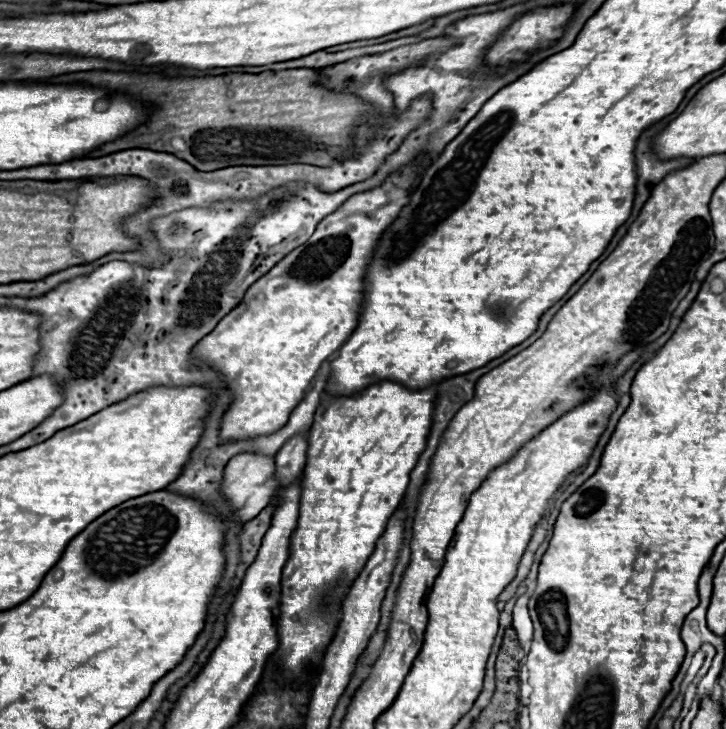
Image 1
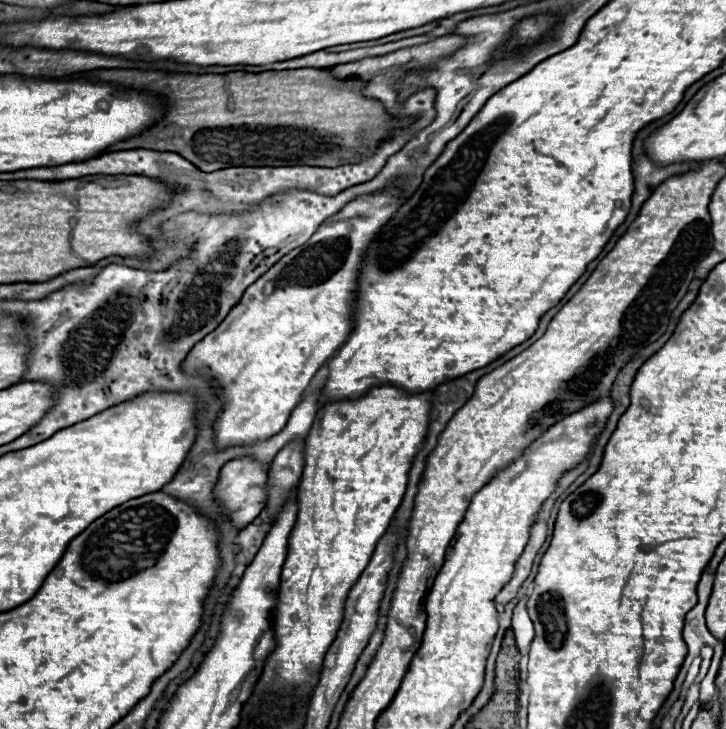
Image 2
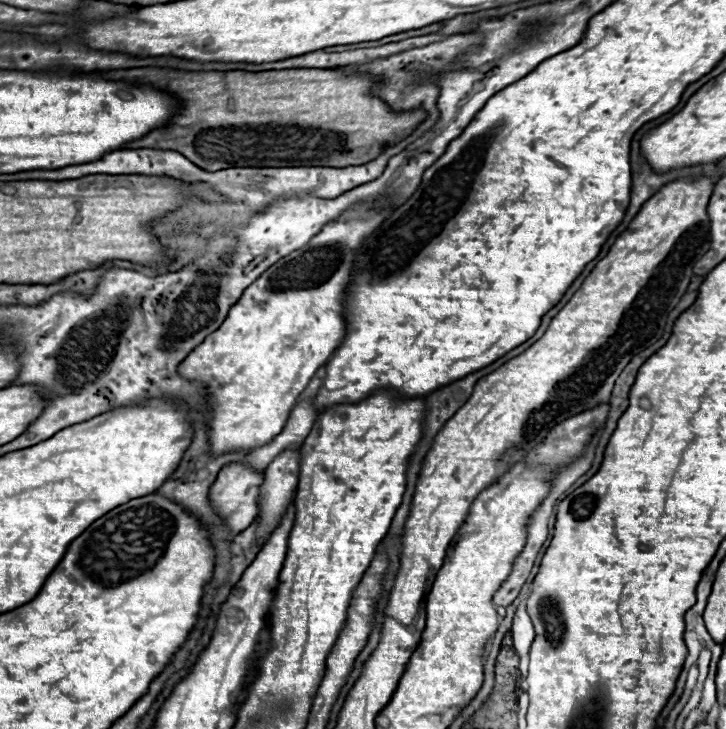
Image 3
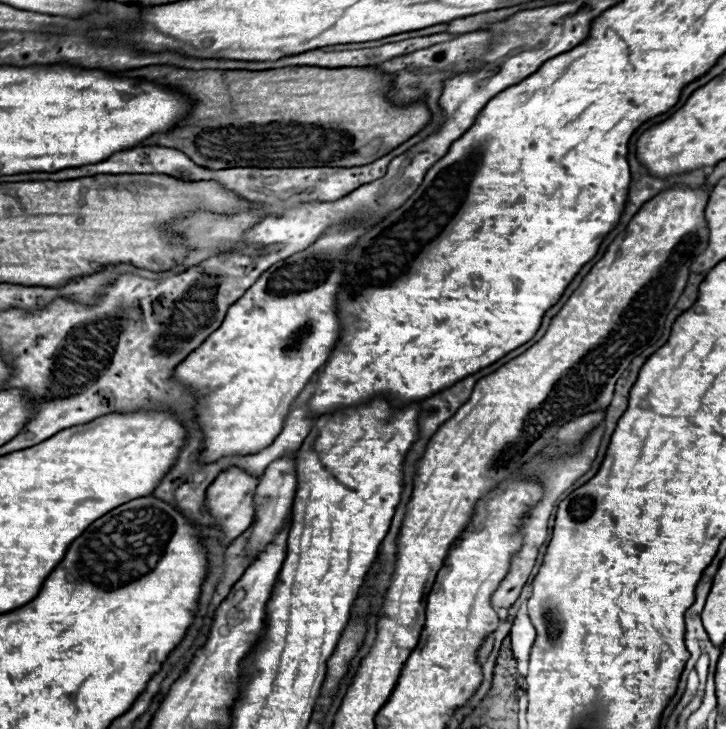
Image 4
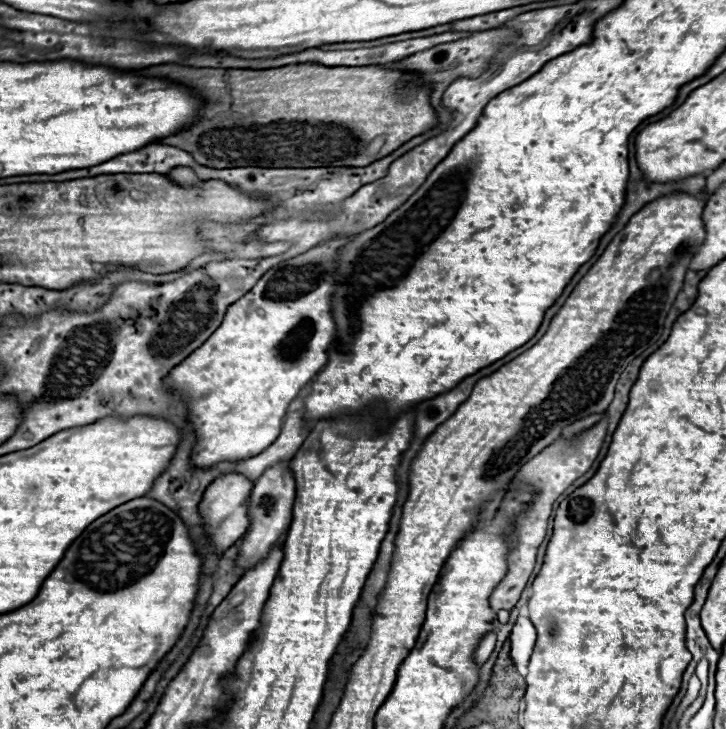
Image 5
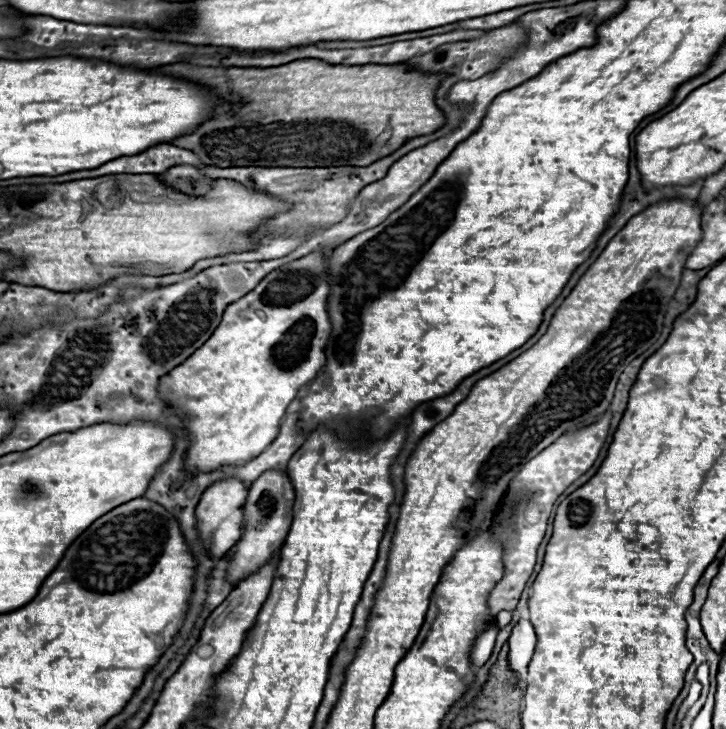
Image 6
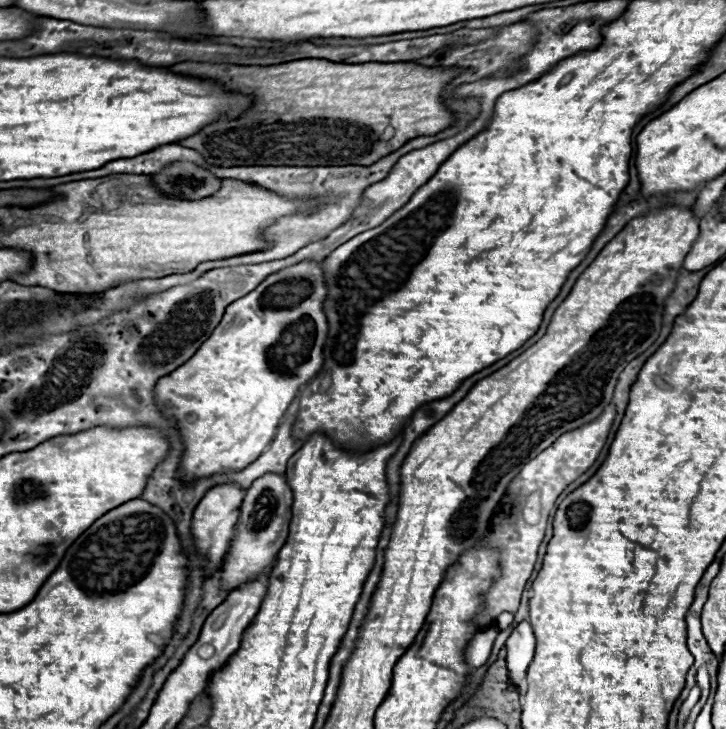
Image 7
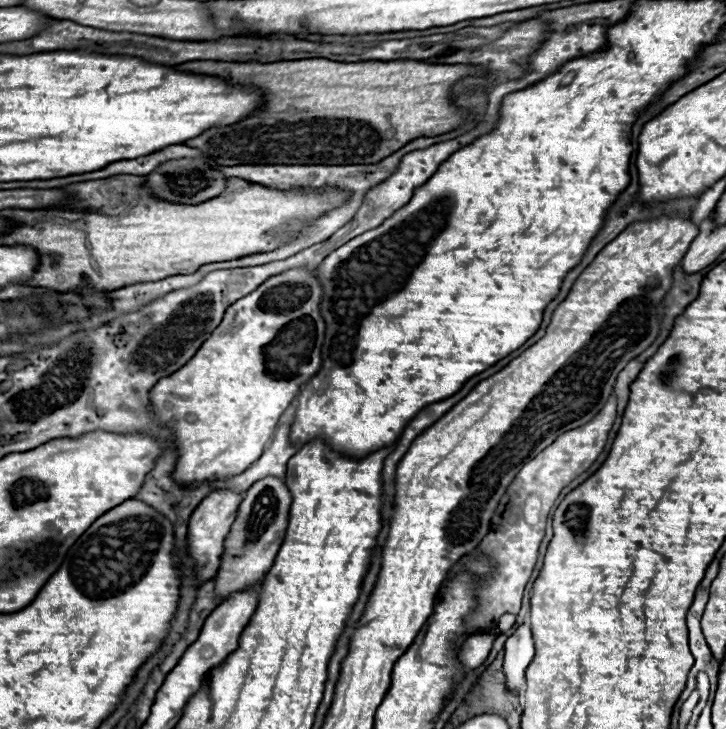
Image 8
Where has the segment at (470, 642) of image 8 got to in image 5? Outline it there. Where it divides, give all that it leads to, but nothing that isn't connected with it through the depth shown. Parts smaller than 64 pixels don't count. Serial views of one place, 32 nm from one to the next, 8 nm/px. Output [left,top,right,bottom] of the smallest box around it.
[474,632,496,666]

